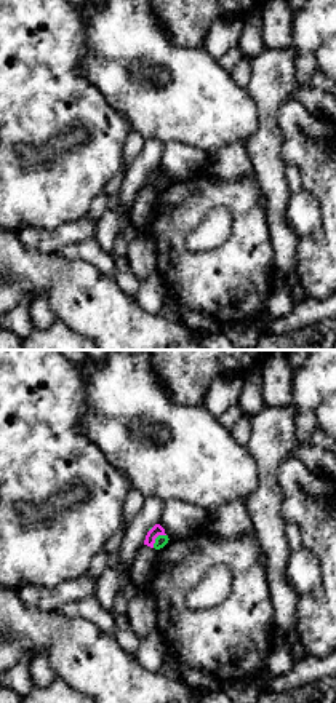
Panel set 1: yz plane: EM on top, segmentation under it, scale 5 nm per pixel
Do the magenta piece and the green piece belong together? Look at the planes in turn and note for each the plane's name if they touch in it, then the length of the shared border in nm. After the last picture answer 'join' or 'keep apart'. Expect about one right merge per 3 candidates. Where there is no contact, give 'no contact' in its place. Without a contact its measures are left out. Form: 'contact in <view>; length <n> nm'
contact in yz; length 100 nm

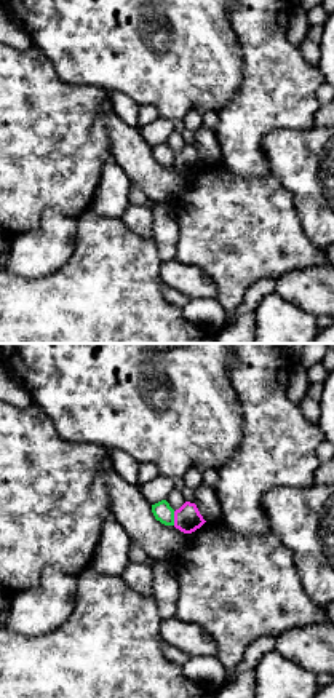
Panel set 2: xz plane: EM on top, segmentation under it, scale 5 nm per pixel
contact in xz; length 70 nm

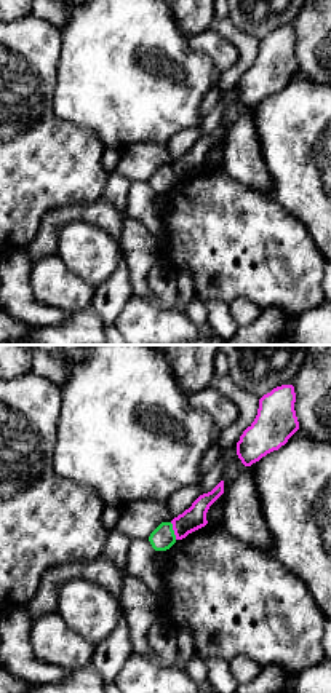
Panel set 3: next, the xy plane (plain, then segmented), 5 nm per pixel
contact in xy; length 90 nm

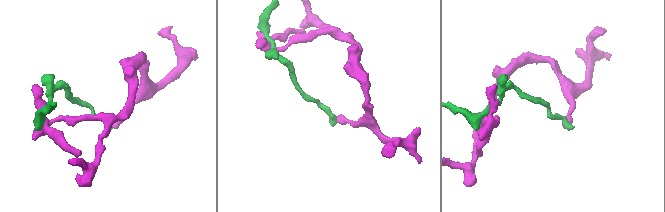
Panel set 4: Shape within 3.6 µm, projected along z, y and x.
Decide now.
keep apart

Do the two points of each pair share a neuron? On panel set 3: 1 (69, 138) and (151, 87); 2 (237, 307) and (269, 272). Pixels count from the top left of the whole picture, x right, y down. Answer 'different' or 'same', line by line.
1: different
2: different

